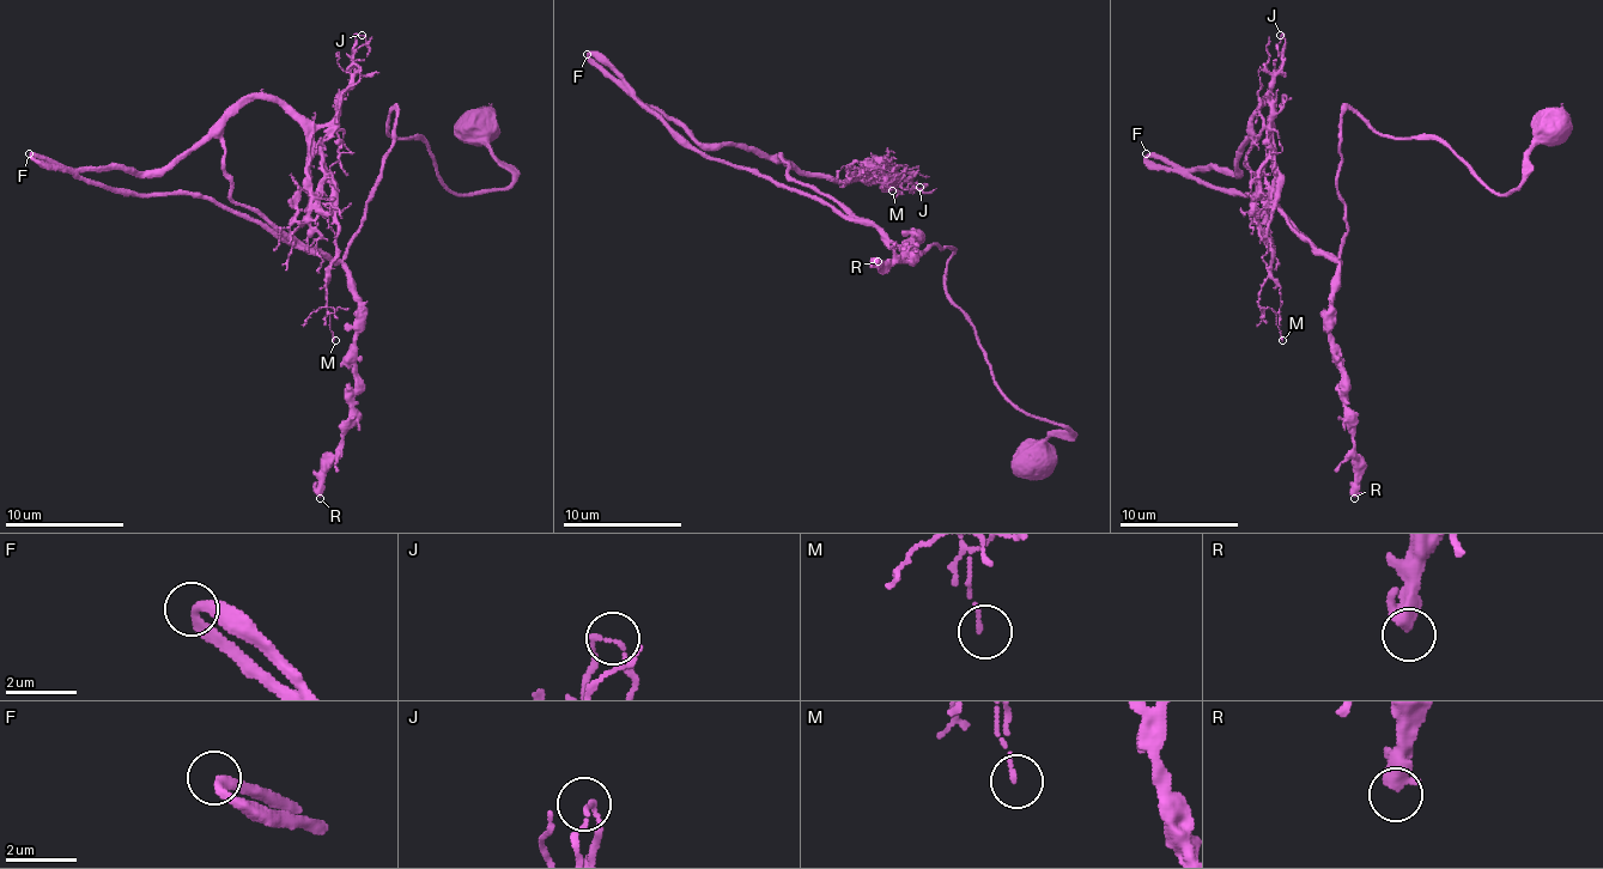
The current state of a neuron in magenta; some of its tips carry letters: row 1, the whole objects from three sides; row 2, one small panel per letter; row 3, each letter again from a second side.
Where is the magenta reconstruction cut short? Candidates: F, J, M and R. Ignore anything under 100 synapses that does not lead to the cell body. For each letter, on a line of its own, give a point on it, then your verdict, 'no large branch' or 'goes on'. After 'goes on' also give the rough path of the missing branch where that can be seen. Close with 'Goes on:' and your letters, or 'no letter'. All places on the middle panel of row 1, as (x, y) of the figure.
F: place (587, 54); no large branch
J: place (920, 187); no large branch
M: place (892, 190); no large branch
R: place (878, 261); no large branch
Goes on: no letter

